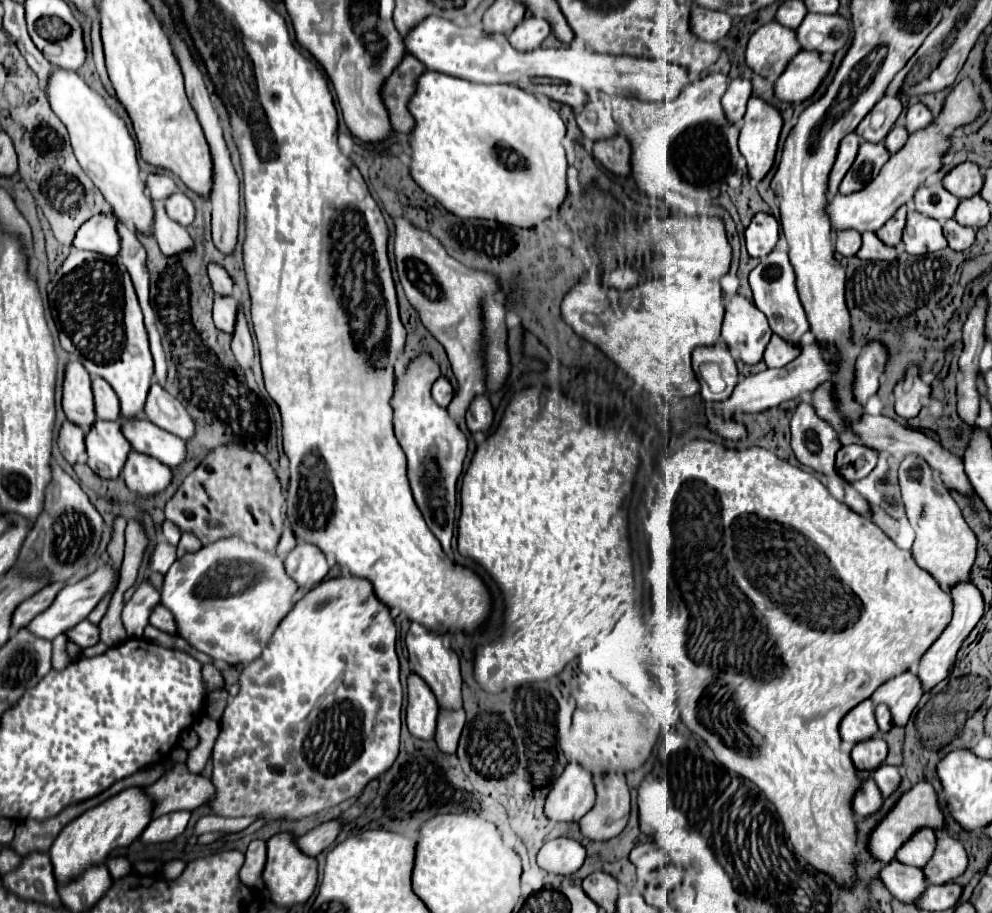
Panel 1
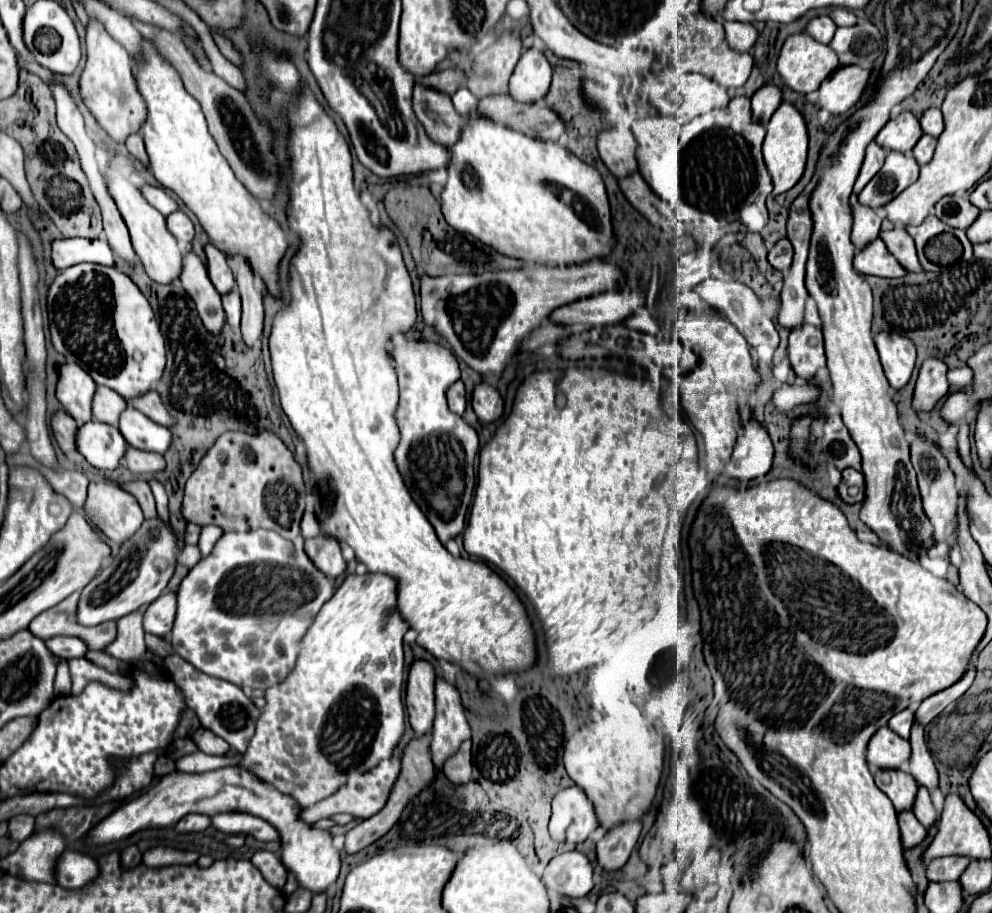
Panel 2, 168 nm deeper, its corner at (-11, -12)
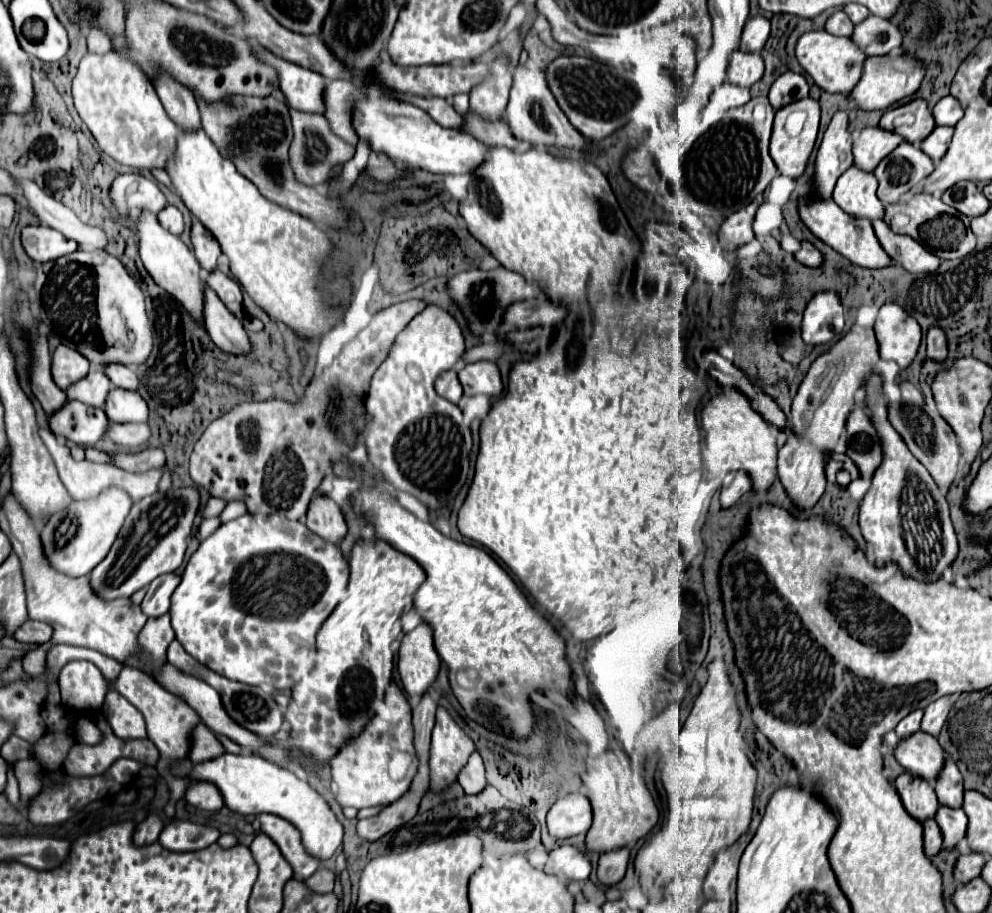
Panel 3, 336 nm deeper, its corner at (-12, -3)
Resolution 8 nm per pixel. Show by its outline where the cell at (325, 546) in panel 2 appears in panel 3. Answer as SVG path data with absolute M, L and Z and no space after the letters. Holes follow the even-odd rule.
M316 497L310 503L306 527L328 543L338 545L346 535L346 521L340 507L328 497Z

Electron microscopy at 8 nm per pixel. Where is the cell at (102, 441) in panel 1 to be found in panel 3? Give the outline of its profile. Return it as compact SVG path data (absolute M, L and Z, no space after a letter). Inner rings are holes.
M68 401L64 409L50 417L50 429L80 447L92 447L106 435L108 415L80 401Z

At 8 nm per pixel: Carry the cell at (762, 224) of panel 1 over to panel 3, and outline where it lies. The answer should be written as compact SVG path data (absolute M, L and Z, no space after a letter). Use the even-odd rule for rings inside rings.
M802 241L800 249L794 253L796 261L800 261L802 265L808 265L808 267L818 267L822 265L822 253L808 241Z

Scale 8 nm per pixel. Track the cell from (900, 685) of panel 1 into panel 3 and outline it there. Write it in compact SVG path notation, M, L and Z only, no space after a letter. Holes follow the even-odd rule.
M944 759L944 767L934 777L934 791L940 803L948 807L962 807L962 775L952 759Z

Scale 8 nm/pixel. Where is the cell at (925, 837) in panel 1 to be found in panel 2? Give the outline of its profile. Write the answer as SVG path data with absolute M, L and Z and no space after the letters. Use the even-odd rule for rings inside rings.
M945 856L935 858L927 866L927 878L931 882L945 882L945 880L959 880L971 860L963 856Z

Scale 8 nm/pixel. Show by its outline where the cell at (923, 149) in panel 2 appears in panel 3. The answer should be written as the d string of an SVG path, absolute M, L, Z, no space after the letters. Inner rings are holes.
M936 127L922 143L920 143L920 149L934 161L938 163L944 155L944 151L948 149L948 143L952 139L952 131L954 127Z

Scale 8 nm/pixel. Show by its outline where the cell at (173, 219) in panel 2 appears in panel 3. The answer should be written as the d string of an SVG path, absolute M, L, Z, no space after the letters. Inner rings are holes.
M172 205L164 207L164 209L158 213L158 219L160 219L160 225L162 225L164 229L168 229L170 233L174 233L174 235L180 235L180 233L184 231L184 217L182 217L180 209L176 209L176 207L172 207Z

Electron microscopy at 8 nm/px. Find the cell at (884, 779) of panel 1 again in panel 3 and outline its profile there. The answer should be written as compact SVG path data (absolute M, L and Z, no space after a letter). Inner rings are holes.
M940 805L936 811L936 823L942 831L944 837L944 847L954 847L962 837L964 837L964 827L966 827L966 819L964 819L964 811L962 809L952 809L946 805Z

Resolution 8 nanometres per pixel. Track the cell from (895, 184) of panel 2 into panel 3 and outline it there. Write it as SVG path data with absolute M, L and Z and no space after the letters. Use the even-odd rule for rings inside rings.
M902 141L880 165L874 175L878 179L878 197L884 203L896 203L900 195L912 189L918 181L928 177L934 169L930 157L908 141Z

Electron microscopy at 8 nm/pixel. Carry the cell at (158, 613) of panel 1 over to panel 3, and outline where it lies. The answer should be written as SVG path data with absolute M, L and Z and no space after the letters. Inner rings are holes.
M168 573L162 575L160 579L152 581L152 587L148 587L146 597L142 601L142 611L148 617L160 617L164 613L168 613L170 609L170 595L174 593L174 589L178 587L180 577L176 573Z

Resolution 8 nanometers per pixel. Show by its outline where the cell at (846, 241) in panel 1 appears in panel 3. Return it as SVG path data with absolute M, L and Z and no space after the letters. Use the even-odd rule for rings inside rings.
M850 167L834 187L834 203L856 219L882 219L884 203L876 197L878 181L872 173Z

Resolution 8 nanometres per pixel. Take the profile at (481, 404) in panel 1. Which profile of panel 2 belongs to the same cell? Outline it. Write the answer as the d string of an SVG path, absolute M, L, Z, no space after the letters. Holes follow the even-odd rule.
M475 384L471 406L481 422L493 422L503 414L503 398L491 384Z

